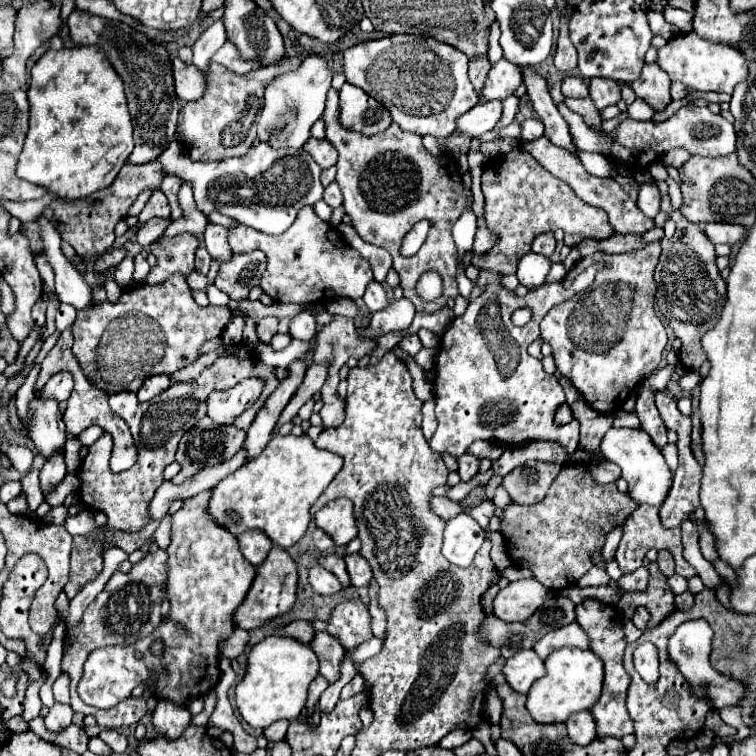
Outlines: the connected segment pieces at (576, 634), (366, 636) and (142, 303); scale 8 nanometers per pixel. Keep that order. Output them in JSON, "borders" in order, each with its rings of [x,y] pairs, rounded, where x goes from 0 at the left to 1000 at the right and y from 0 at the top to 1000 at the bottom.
{"borders":[[[[759,821],[749,829],[741,829],[741,832],[733,832],[728,835],[725,840],[720,840],[709,853],[706,853],[706,861],[722,872],[730,861],[735,858],[743,858],[743,856],[767,856],[767,858],[778,858],[778,845],[775,845],[775,837],[770,835],[770,829]]],[[[460,792],[442,803],[431,835],[442,840],[458,861],[466,861],[495,843],[489,821],[492,816],[487,811],[487,803],[479,795]]],[[[230,361],[220,374],[183,374],[164,382],[153,401],[140,396],[103,411],[95,430],[95,464],[114,501],[132,515],[143,515],[143,520],[180,520],[196,499],[212,493],[228,496],[257,480],[265,456],[280,446],[291,446],[304,417],[302,406],[265,406],[254,393],[246,366]]]]}

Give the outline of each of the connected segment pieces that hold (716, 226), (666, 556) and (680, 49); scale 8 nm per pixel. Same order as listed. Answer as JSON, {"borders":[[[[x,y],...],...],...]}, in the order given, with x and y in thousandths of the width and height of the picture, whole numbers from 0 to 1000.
{"borders":[[[[934,295],[929,303],[931,303],[934,313],[937,313],[944,324],[950,324],[950,321],[971,324],[971,321],[976,321],[976,319],[984,313],[984,308],[987,308],[987,303],[984,303],[981,298],[966,298],[966,295]]],[[[881,726],[872,729],[868,743],[874,757],[882,763],[893,759],[892,739],[889,739],[889,731],[886,731],[886,729],[881,729]]],[[[907,44],[884,54],[869,73],[869,83],[889,107],[899,107],[907,115],[918,115],[921,120],[950,120],[968,123],[971,115],[989,104],[989,81],[971,67],[971,62],[960,62],[952,57],[939,57],[923,46]]]]}

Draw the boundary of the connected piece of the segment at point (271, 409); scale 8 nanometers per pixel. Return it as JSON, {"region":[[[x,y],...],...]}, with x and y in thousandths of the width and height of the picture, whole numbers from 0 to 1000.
{"region":[[[399,478],[386,480],[381,488],[381,499],[370,504],[370,512],[354,525],[354,533],[349,533],[349,538],[341,544],[336,560],[325,570],[325,583],[323,583],[325,612],[339,607],[349,597],[354,583],[362,578],[362,567],[368,562],[370,546],[376,544],[376,538],[392,520],[394,509],[399,507],[402,491],[405,491],[405,483]]]}

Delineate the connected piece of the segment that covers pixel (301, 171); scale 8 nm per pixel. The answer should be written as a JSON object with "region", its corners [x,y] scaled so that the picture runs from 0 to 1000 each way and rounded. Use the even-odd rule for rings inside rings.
{"region":[[[228,187],[206,213],[217,231],[233,231],[243,242],[254,242],[259,274],[270,284],[288,279],[317,292],[320,298],[336,300],[354,311],[378,306],[389,295],[392,282],[402,271],[415,271],[418,266],[423,266],[429,253],[423,242],[426,224],[410,202],[384,194],[362,197],[349,187],[339,194],[331,194],[323,208],[310,208],[288,216],[254,213],[246,200],[241,200],[241,192],[235,187]]]}

